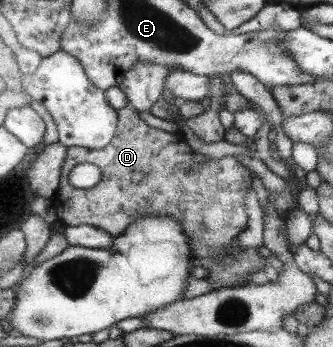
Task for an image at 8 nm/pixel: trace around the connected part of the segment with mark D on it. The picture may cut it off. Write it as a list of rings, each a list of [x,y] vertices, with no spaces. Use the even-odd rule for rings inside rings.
[[[129,105],[119,109],[117,114],[115,136],[105,148],[68,148],[59,178],[61,183],[52,202],[58,219],[65,226],[87,224],[114,237],[146,215],[177,219],[182,230],[187,230],[191,242],[194,256],[191,264],[209,270],[204,279],[213,282],[213,291],[251,284],[253,268],[259,268],[262,257],[253,248],[240,252],[237,244],[238,236],[249,226],[246,192],[253,185],[251,172],[235,155],[220,159],[208,157],[205,162],[195,162],[195,146],[187,142],[183,132],[168,133],[151,128]],[[83,162],[101,169],[101,182],[94,188],[77,189],[69,183],[73,167]]]

